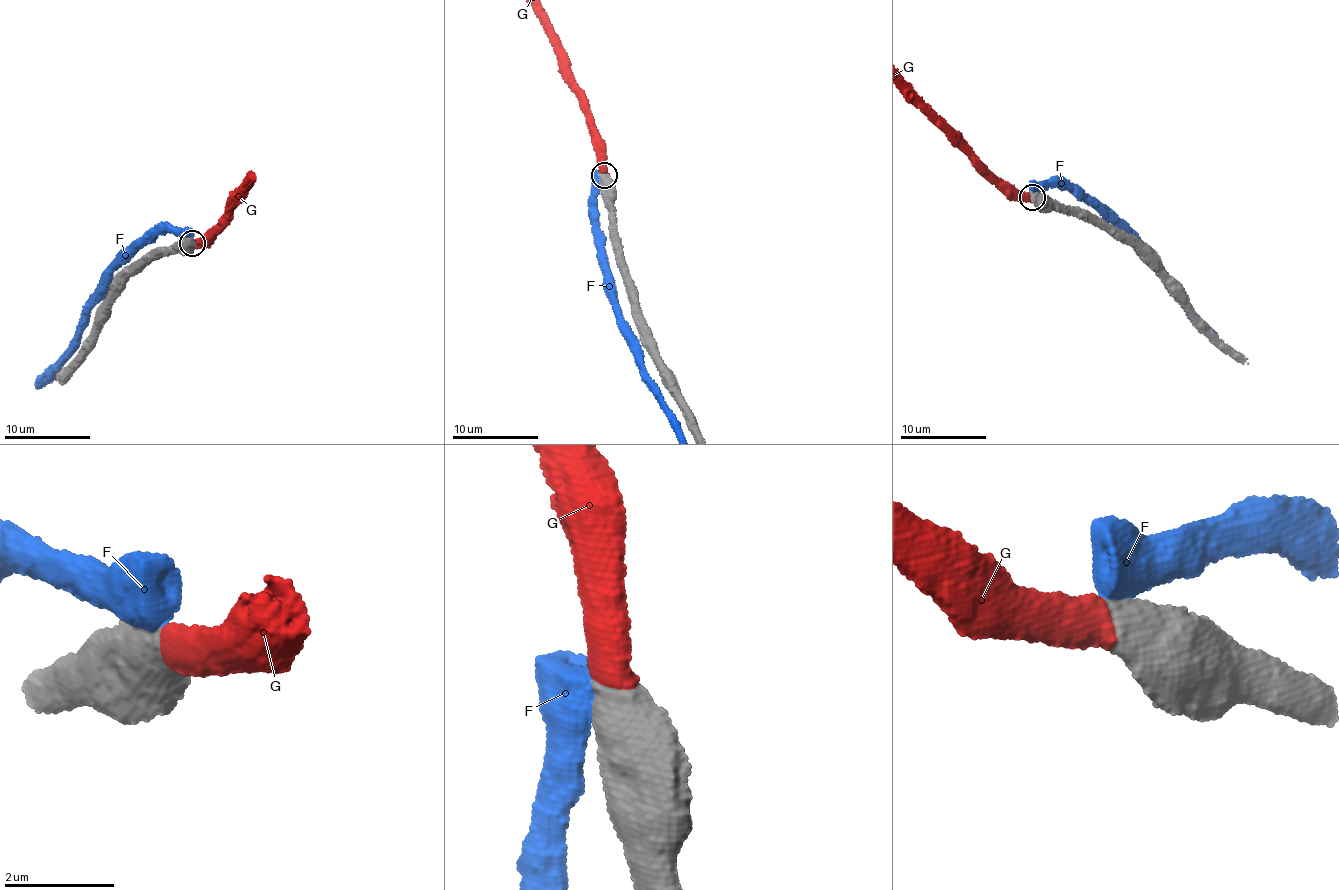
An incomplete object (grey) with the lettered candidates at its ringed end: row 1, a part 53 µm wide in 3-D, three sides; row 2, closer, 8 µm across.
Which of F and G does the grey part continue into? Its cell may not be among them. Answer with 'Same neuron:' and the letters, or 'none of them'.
Same neuron: G

